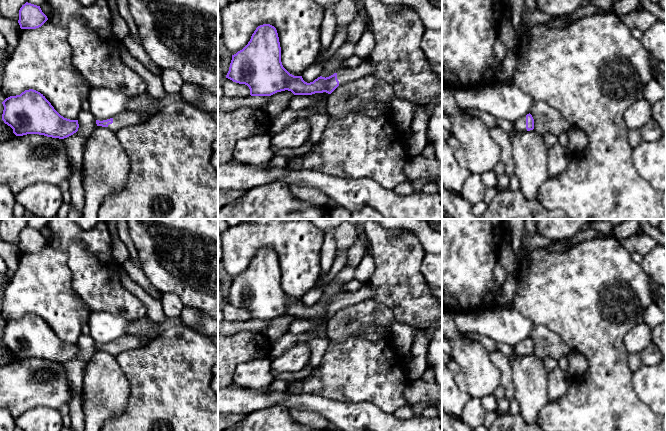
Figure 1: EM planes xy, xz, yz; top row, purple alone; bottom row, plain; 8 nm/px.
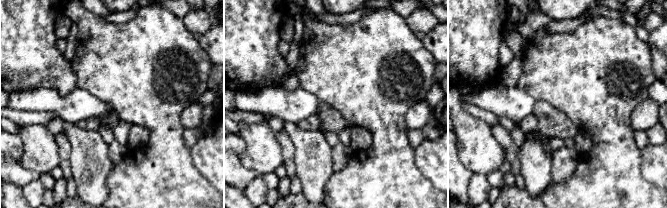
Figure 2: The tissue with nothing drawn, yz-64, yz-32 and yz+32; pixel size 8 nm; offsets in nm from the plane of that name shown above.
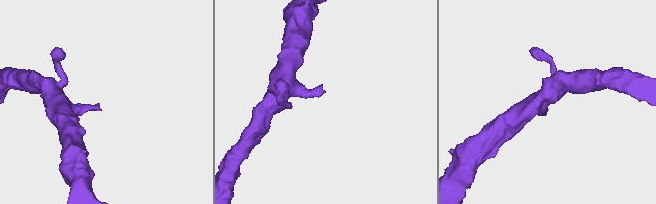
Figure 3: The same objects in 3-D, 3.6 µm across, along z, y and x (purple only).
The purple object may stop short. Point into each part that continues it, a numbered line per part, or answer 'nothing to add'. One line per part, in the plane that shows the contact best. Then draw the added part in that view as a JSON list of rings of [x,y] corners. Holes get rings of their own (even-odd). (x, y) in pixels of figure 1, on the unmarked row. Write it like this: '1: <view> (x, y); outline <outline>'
1: yz (520, 348); outline [[[526,340],[522,341],[521,343],[517,344],[515,347],[515,352],[519,355],[526,356]]]

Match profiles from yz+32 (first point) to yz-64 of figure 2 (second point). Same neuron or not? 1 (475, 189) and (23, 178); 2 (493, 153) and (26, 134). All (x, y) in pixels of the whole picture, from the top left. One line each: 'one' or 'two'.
1: two
2: one

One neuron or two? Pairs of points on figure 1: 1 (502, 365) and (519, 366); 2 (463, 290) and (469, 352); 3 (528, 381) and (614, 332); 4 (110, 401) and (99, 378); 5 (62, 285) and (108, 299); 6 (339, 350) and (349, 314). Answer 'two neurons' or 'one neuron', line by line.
1: two neurons
2: two neurons
3: two neurons
4: one neuron
5: two neurons
6: two neurons

